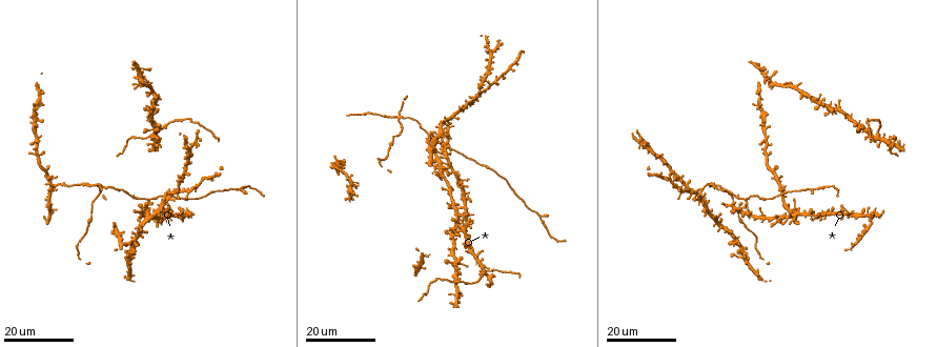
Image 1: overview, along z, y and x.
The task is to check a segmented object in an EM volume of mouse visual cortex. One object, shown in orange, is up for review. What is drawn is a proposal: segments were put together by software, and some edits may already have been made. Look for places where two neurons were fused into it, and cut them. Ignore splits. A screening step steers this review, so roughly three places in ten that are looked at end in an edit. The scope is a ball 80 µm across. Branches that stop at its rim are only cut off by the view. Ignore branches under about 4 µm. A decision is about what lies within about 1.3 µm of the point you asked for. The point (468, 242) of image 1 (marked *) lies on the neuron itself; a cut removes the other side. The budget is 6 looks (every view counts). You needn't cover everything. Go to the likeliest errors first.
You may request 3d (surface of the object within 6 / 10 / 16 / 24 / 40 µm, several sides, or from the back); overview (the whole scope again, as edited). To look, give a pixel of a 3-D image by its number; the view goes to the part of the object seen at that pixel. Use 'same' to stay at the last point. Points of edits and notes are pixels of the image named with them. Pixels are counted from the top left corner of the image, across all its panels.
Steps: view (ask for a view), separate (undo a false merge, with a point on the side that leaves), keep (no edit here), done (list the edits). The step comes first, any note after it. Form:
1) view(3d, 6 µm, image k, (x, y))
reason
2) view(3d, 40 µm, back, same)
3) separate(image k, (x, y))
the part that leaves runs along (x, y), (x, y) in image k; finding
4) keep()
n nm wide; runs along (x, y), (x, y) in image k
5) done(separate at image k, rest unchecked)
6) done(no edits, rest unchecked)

view(3d, 24 µm, image 1, (398, 118))
four arms meet

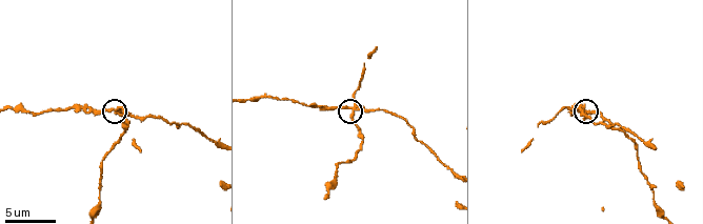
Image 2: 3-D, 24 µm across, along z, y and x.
view(3d, 6 µm, image 2, (354, 110))

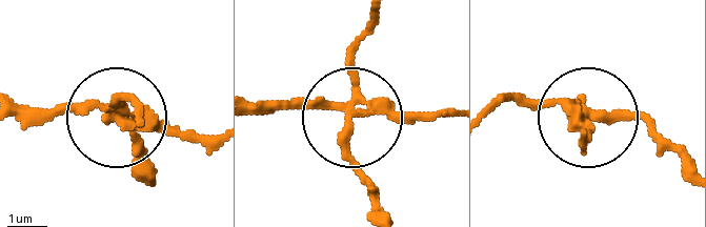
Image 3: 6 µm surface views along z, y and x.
view(3d, 6 µm, back, image 3, (592, 112))

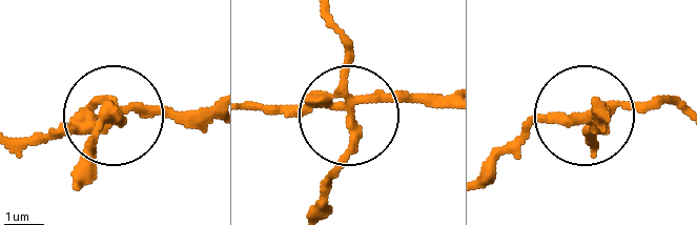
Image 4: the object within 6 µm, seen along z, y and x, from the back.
separate(image 4, (346, 45))
side arm 17 µm; 4 arms; two neurons meet here

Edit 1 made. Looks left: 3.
view(overview)

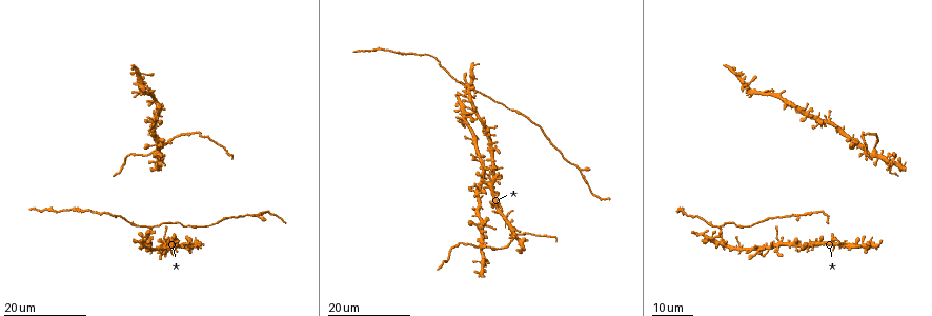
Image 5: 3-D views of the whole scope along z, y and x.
view(3d, 16 µm, image 5, (872, 151))

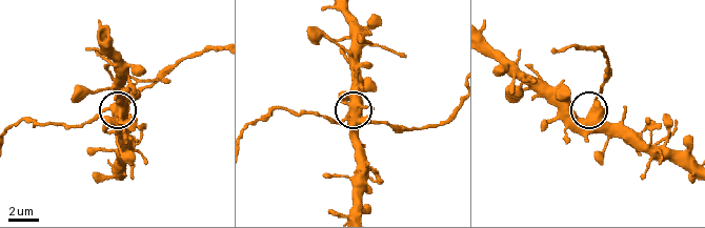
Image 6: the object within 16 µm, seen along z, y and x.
view(3d, 10 µm, image 6, (590, 112))

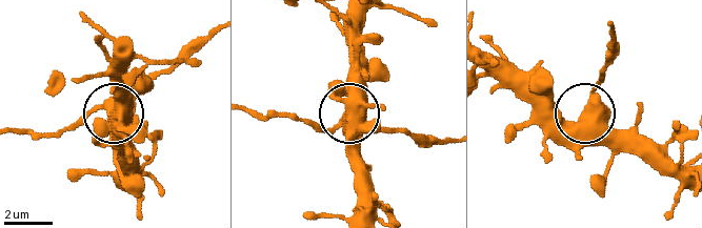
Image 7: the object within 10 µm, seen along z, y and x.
separate(image 7, (80, 124))
460 nm wide; a second neuron is stuck on

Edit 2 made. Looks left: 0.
done(separate at image 4, separate at image 7, rest unchecked)

